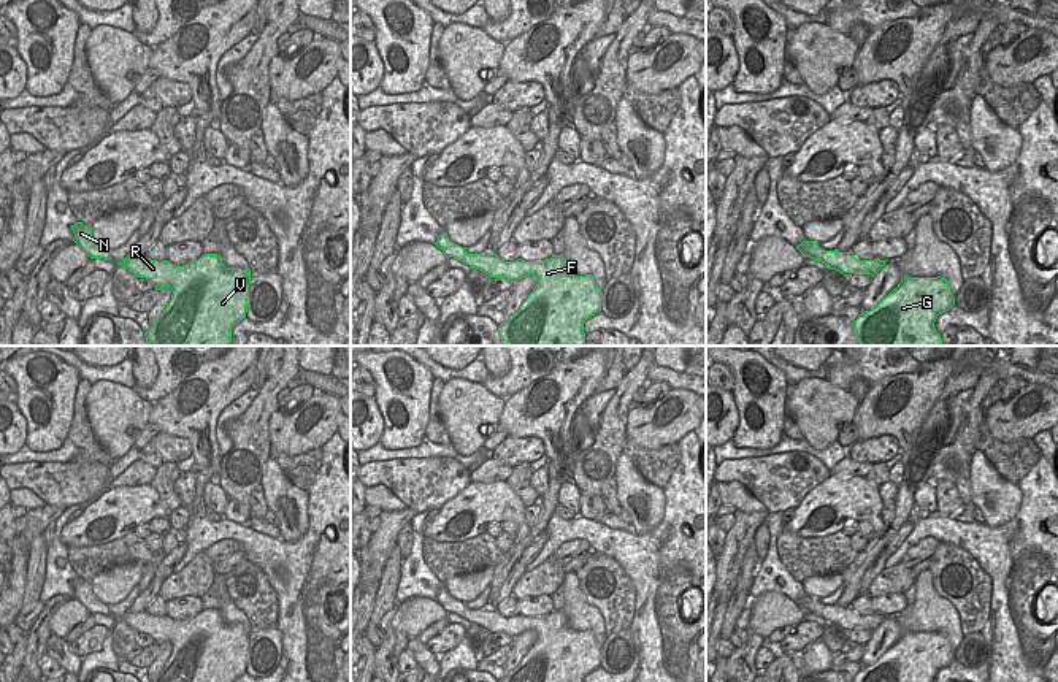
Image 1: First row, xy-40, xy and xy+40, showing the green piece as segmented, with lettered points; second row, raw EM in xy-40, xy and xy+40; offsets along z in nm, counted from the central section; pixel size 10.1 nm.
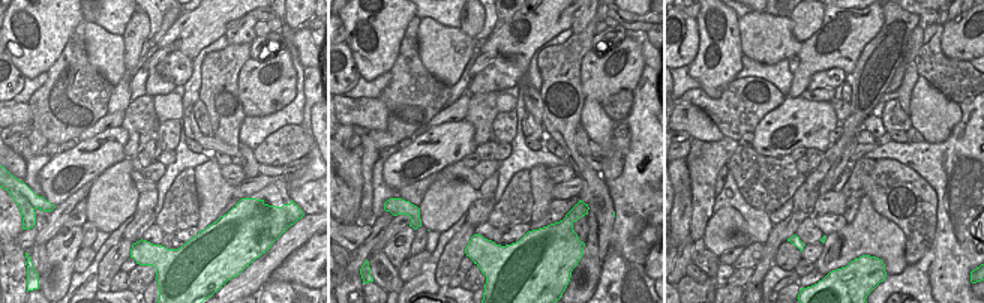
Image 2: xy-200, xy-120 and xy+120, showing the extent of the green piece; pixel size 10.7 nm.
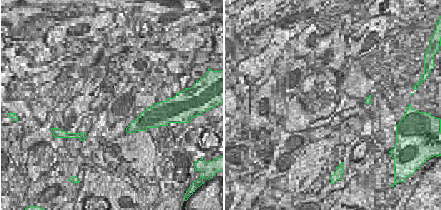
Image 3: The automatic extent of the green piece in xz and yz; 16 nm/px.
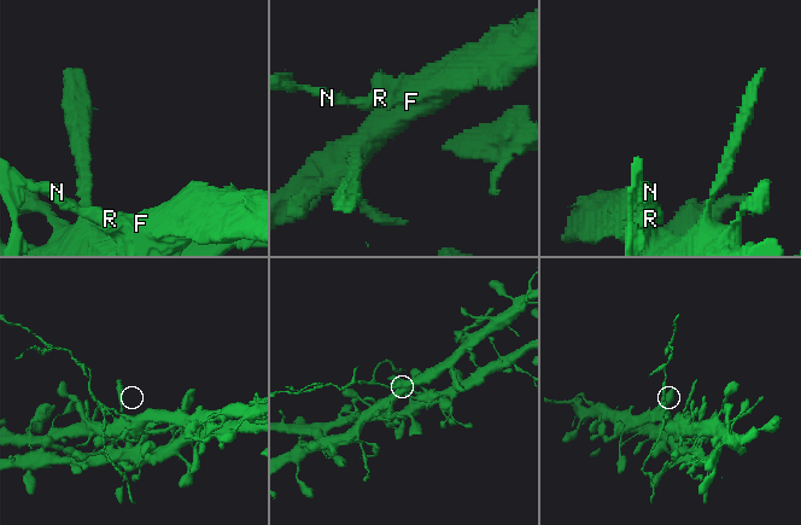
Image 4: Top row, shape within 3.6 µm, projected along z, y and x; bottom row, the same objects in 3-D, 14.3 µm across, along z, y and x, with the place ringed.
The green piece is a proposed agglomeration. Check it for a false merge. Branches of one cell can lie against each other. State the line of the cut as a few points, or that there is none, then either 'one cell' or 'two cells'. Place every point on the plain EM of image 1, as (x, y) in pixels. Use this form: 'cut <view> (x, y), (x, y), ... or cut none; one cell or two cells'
cut xy+40 (827, 606), (819, 616); two cells

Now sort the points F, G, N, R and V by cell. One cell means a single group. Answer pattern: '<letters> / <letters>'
F G R V / N

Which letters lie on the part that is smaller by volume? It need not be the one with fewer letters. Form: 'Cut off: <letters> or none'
Cut off: N

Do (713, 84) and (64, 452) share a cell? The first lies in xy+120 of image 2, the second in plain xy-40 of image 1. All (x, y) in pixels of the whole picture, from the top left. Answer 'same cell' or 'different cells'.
different cells

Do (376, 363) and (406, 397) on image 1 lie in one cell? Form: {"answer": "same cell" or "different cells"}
{"answer": "same cell"}

